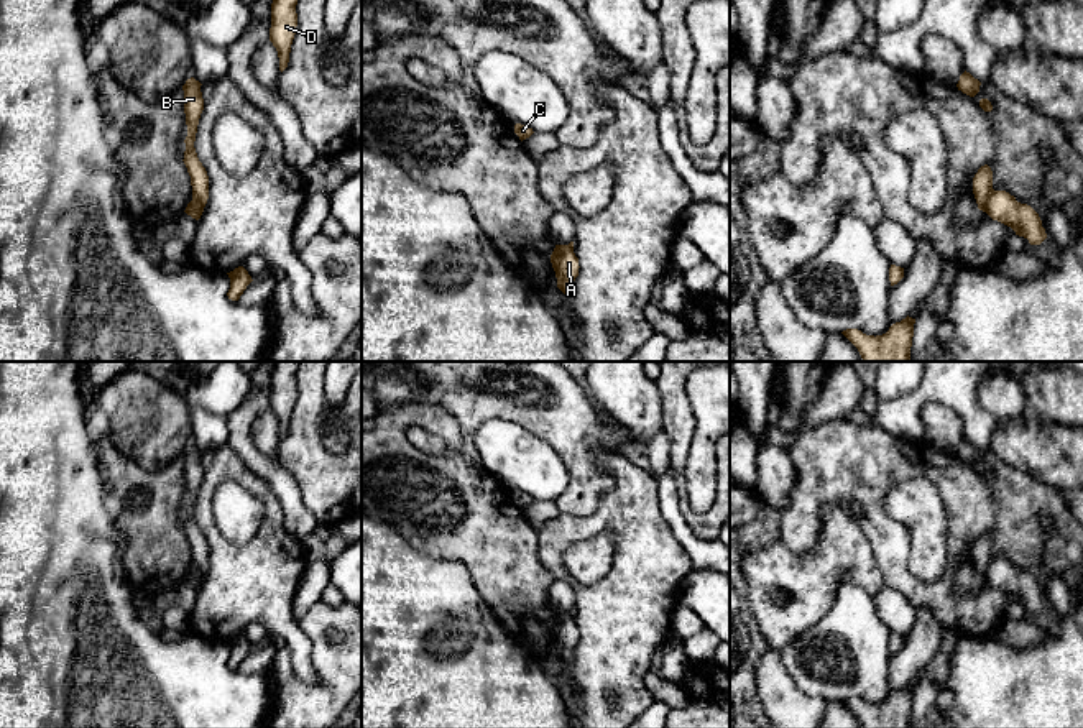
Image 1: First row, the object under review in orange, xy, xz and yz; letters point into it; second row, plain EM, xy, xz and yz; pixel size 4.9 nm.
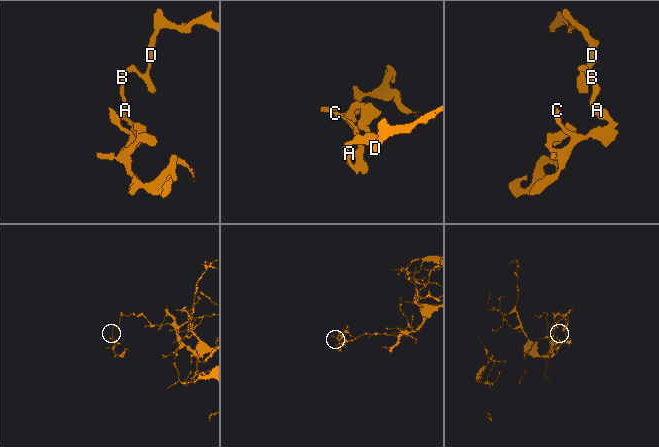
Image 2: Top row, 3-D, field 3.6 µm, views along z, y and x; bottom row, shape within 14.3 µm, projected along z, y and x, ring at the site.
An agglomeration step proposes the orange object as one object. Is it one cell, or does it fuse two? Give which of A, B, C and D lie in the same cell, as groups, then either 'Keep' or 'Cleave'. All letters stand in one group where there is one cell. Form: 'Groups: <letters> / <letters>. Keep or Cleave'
Groups: A C / B D. Cleave

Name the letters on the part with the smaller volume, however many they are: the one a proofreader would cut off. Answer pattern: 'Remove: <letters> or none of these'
Remove: A, C

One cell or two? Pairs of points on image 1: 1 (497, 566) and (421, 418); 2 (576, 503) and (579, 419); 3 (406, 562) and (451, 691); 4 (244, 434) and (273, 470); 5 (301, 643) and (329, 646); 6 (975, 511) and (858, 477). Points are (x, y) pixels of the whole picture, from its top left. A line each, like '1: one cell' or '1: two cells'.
1: one cell
2: one cell
3: one cell
4: one cell
5: two cells
6: one cell

